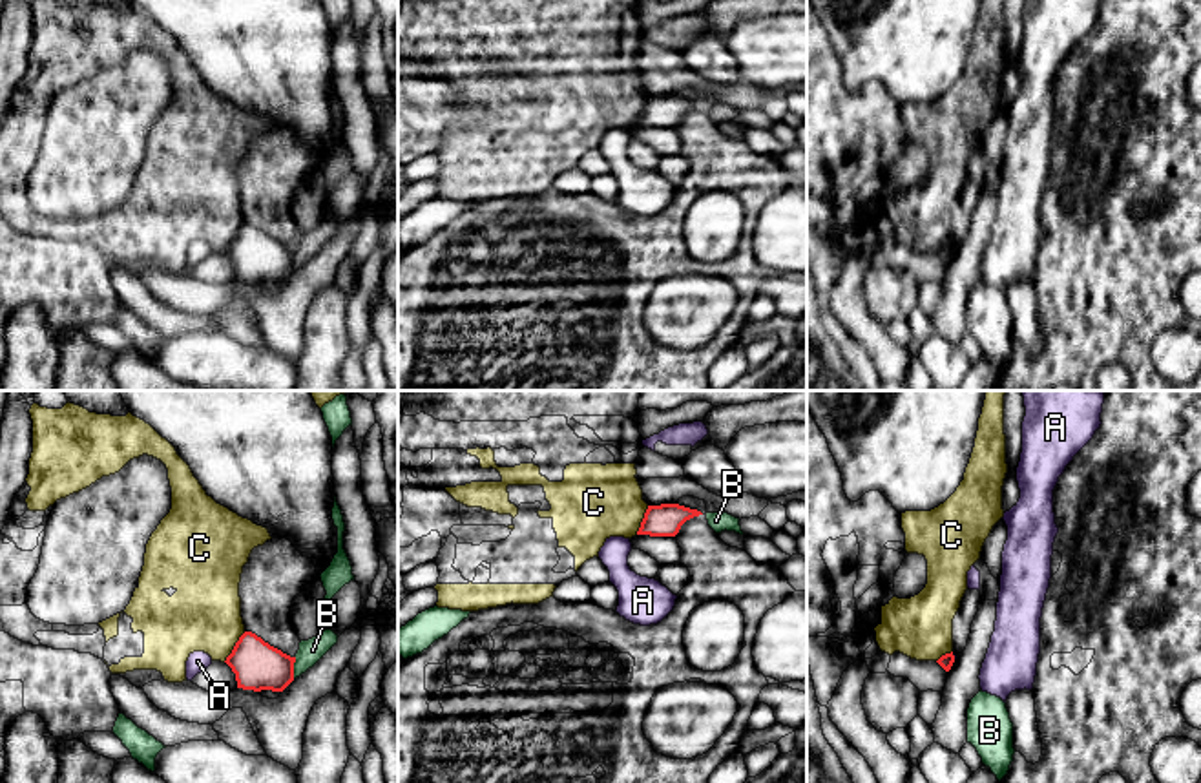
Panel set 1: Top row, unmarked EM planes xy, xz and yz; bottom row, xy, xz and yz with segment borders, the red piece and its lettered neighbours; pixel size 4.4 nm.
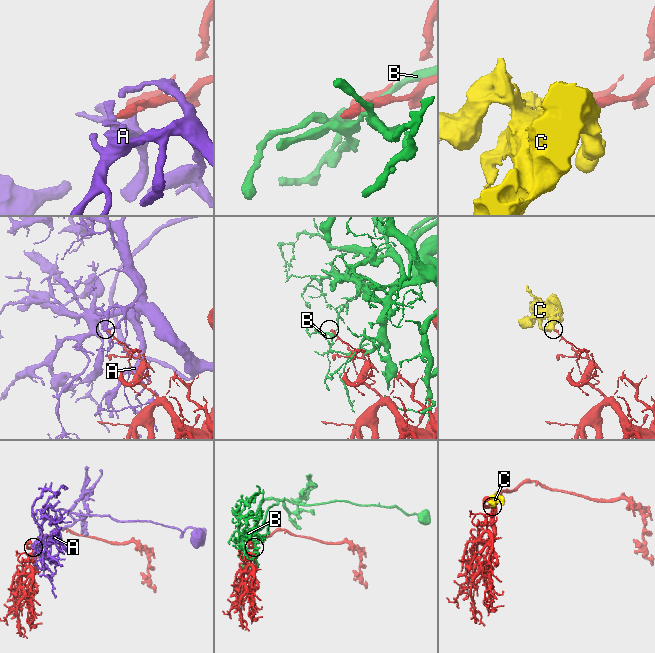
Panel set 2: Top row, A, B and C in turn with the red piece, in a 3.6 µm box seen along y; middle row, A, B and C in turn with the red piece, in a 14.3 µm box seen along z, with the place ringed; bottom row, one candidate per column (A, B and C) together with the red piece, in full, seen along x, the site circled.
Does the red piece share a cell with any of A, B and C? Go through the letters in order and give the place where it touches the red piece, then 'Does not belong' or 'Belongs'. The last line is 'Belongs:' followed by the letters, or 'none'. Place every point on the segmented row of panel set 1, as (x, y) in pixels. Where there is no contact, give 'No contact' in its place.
A: Touches red at yz (953, 656). Does not belong
B: Touches red at xy (292, 668). Does not belong
C: Touches red at xy (234, 647). Does not belong
Belongs: none

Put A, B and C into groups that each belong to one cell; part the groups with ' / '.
A / B / C

